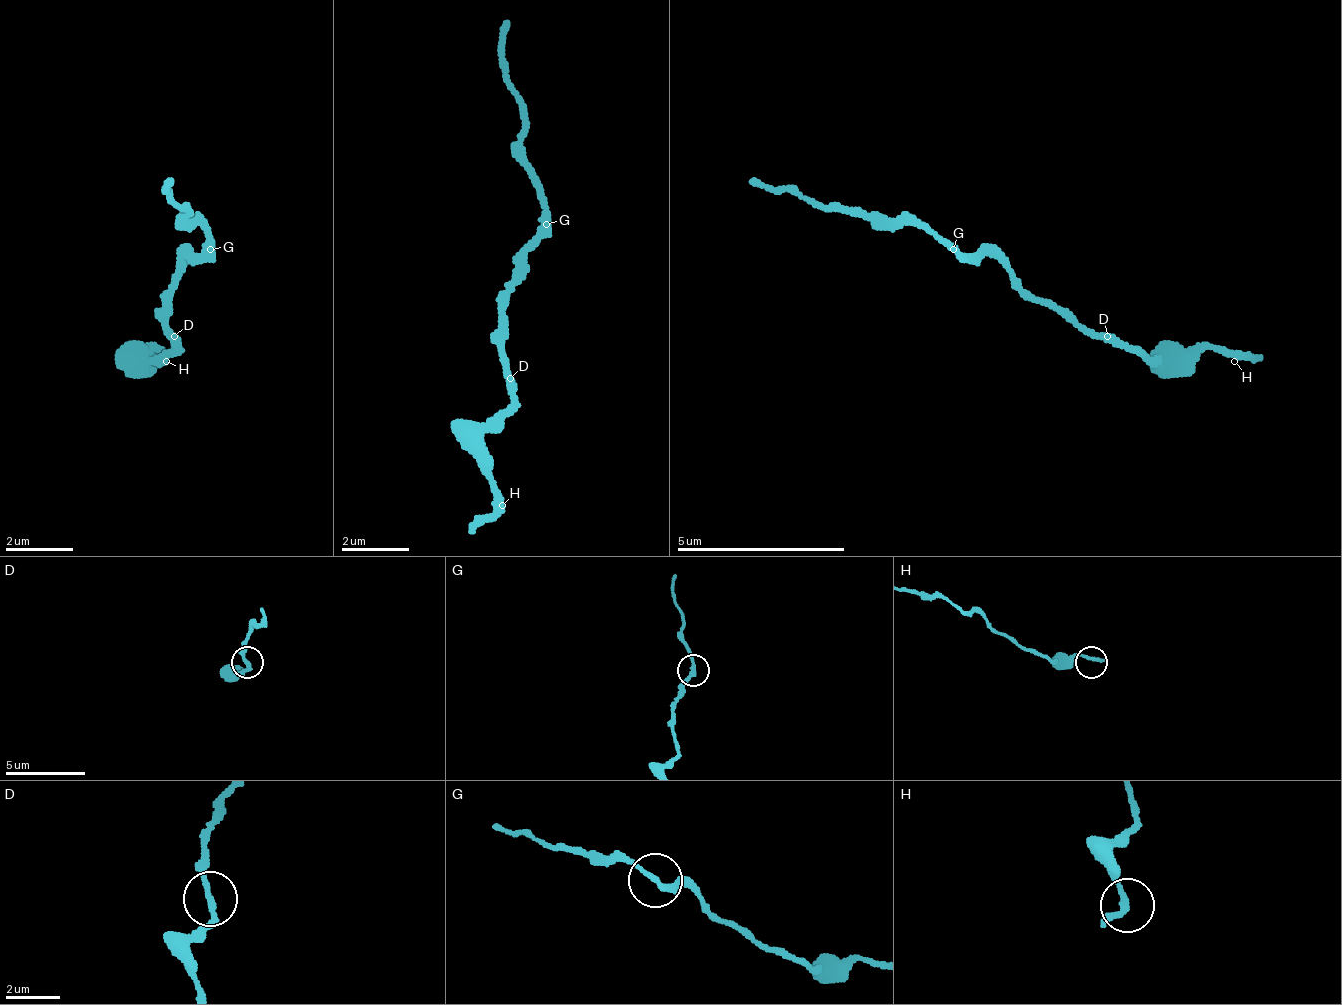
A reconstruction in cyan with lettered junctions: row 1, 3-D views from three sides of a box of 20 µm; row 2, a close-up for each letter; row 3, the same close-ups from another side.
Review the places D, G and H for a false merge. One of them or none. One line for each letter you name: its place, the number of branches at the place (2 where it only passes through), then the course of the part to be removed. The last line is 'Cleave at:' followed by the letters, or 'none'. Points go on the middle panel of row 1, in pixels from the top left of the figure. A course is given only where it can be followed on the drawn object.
Cleave at: none

